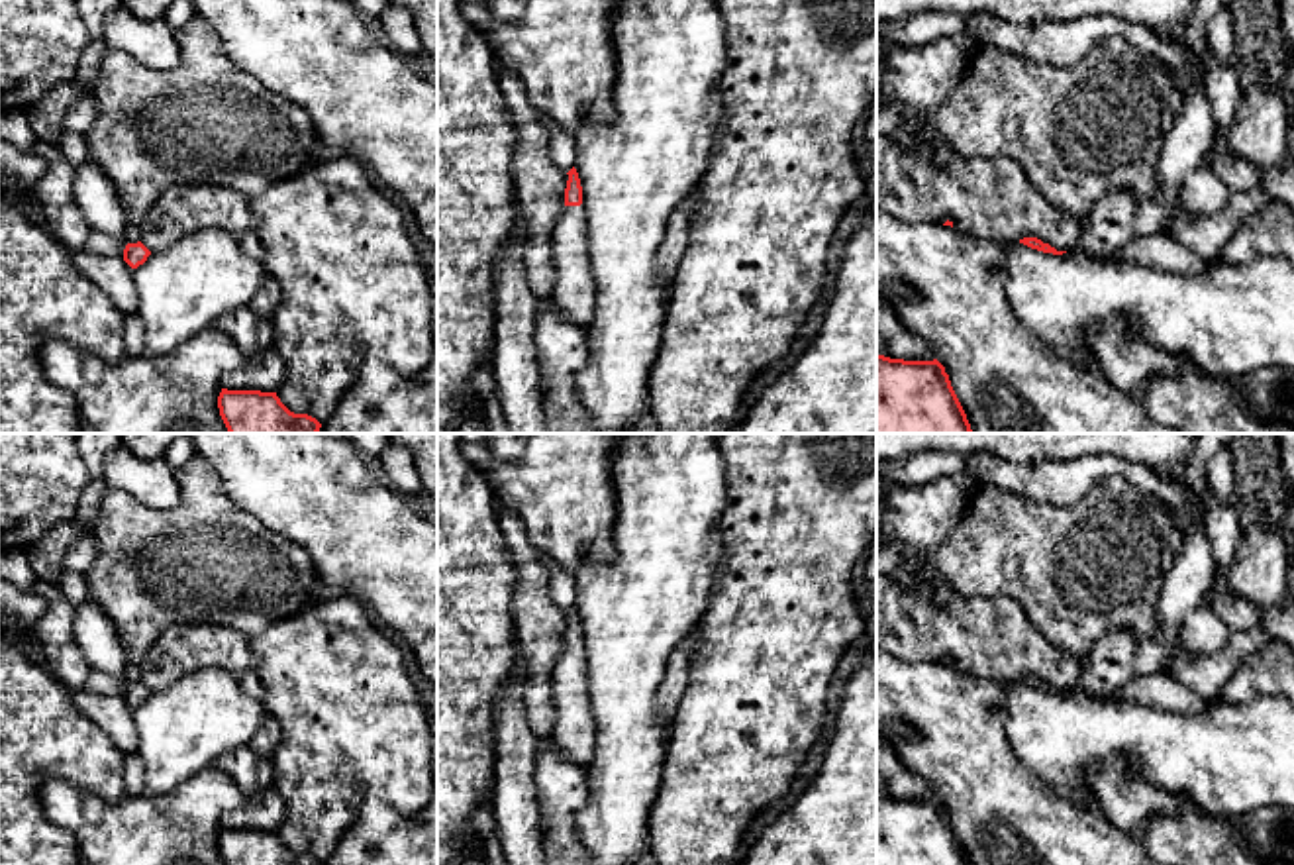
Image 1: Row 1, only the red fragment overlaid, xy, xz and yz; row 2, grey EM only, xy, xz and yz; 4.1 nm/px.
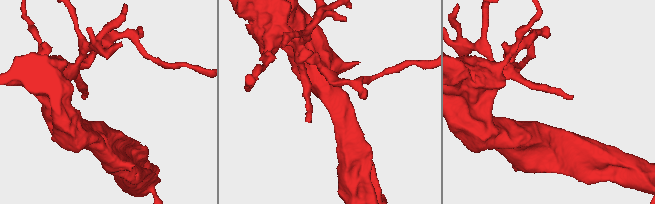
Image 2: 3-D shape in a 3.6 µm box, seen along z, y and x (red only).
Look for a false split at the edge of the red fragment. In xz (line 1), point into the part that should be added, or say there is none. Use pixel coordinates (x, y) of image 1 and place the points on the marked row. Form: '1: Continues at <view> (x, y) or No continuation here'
1: Continues at xz (575, 289)

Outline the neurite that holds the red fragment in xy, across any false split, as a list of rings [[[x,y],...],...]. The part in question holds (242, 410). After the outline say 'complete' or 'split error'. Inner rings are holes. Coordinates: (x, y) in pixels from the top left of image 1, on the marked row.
[[[222,388],[218,408],[229,433],[318,433],[322,428],[316,418],[290,412],[276,392]]] | complete

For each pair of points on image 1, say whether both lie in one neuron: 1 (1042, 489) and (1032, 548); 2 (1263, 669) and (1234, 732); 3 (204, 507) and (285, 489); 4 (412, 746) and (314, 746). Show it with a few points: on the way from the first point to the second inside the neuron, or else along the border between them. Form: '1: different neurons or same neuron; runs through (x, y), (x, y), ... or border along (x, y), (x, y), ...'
1: different neurons; border along (996, 485), (1055, 505), (1073, 505), (1085, 495)
2: different neurons; border along (1273, 695), (1255, 695), (1242, 703), (1214, 701)
3: different neurons; border along (206, 461), (214, 469), (222, 491), (269, 528)
4: same neuron; runs through (389, 746), (338, 746)

